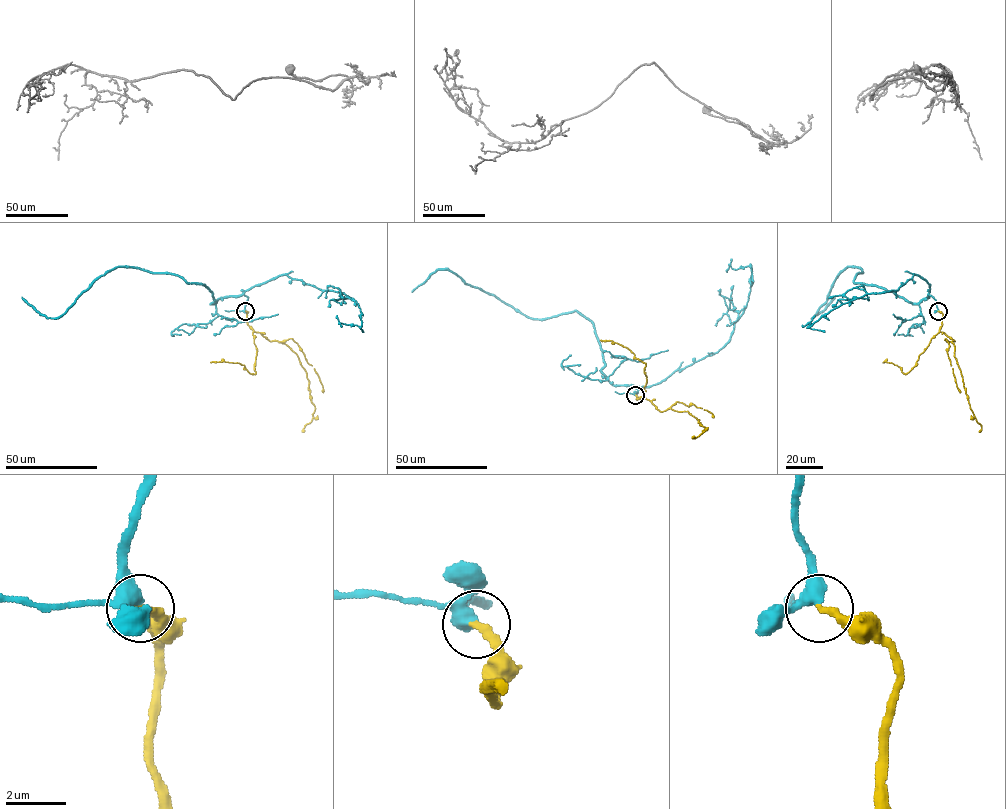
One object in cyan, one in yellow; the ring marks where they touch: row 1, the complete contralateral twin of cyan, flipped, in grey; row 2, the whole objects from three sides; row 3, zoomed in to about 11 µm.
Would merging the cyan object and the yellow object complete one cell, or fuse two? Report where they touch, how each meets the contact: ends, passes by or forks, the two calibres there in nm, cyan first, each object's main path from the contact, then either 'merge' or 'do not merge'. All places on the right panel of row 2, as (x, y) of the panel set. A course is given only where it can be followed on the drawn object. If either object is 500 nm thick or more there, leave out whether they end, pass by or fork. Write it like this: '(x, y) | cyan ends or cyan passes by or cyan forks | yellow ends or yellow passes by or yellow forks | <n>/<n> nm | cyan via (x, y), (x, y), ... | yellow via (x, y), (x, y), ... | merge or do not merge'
(938, 311) | cyan forks | yellow ends | 320/280 nm | cyan via (938, 311), (929, 294), (911, 303), (856, 283), (858, 267), (837, 276), (812, 318), (835, 297) | yellow via (938, 311), (943, 314), (939, 330), (954, 340), (951, 342), (954, 355), (968, 402), (981, 427), (979, 432) | merge

